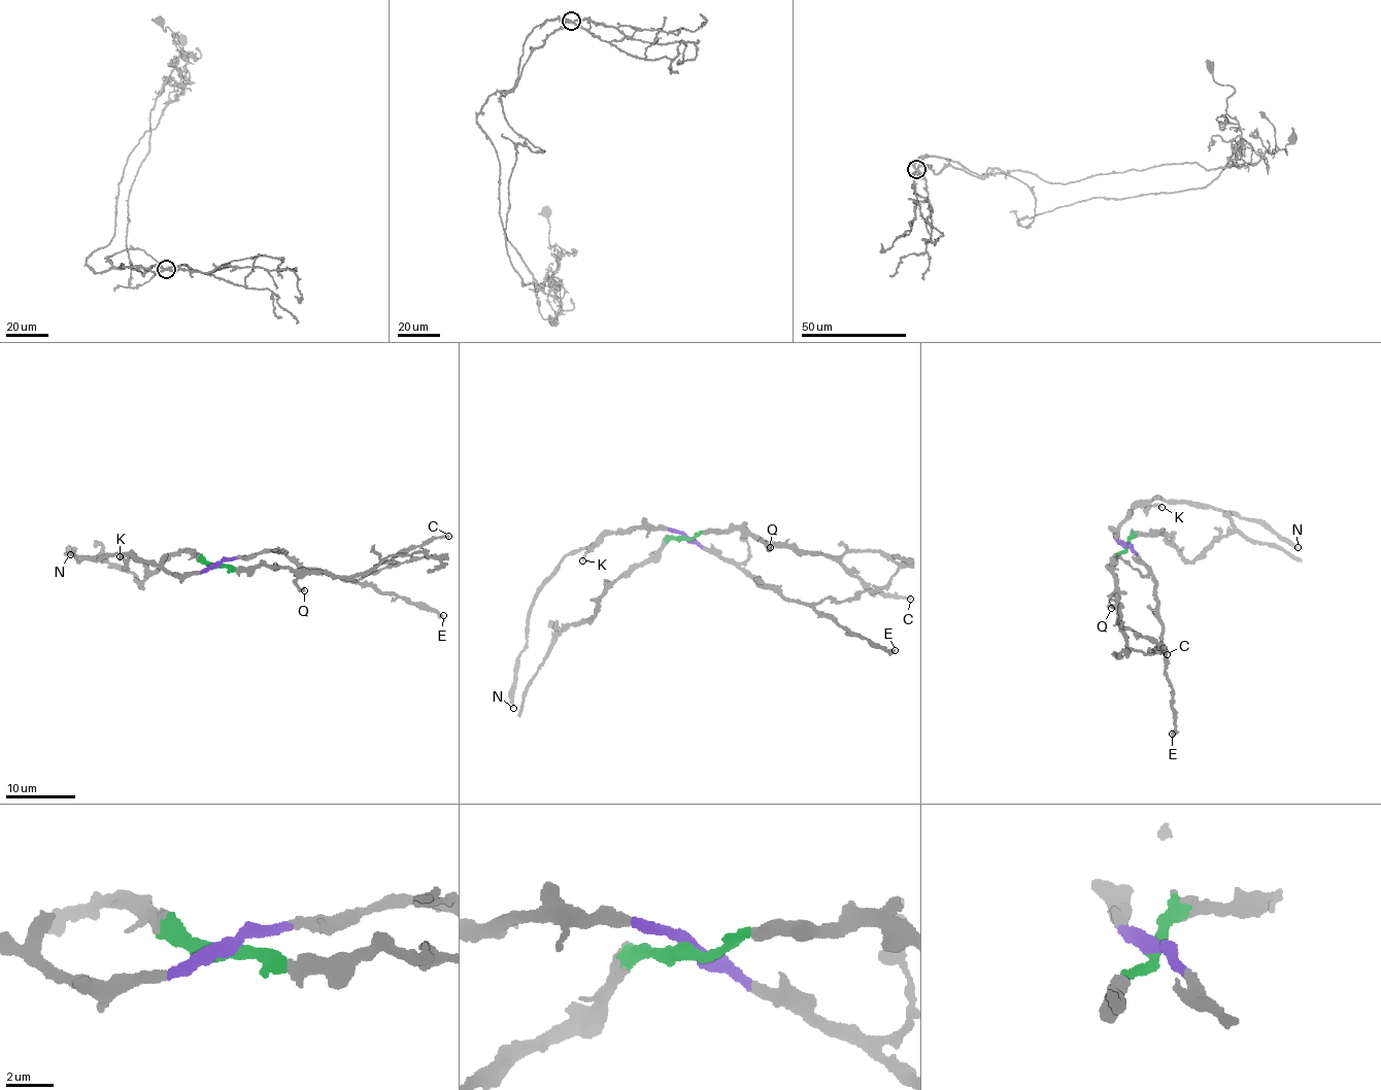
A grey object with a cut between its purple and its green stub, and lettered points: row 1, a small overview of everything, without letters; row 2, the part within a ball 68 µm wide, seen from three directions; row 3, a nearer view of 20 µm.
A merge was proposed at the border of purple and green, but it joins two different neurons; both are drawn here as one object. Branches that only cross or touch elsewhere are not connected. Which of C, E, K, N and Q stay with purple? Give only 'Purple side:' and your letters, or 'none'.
Purple side: E, K, N

